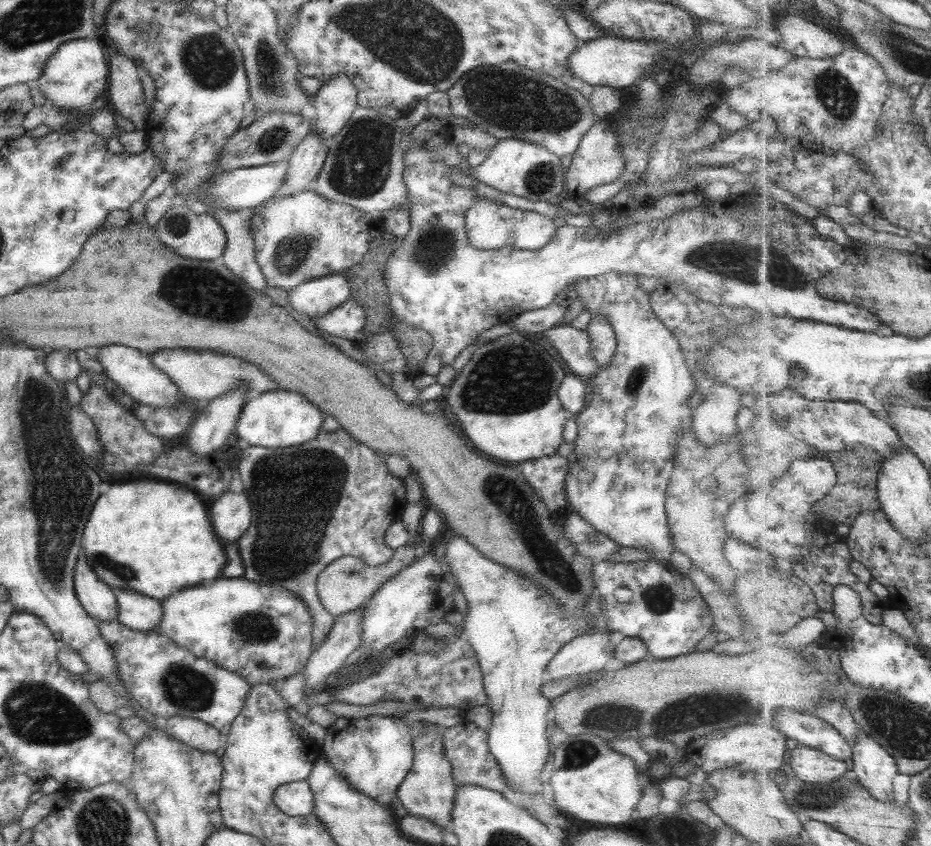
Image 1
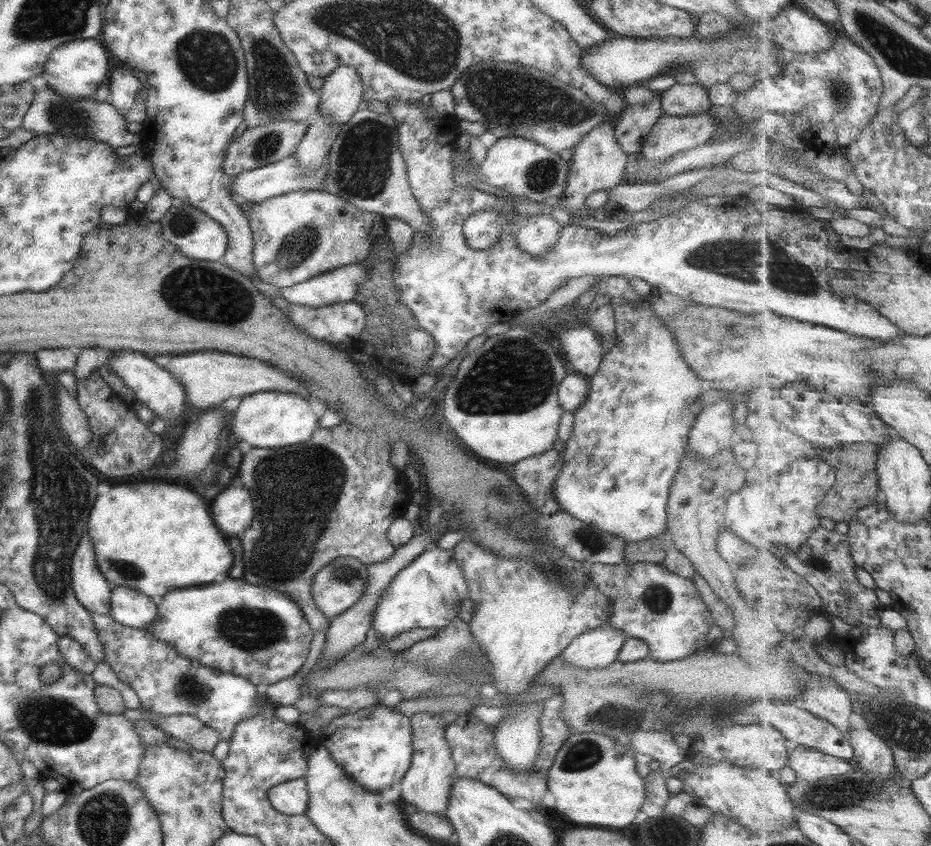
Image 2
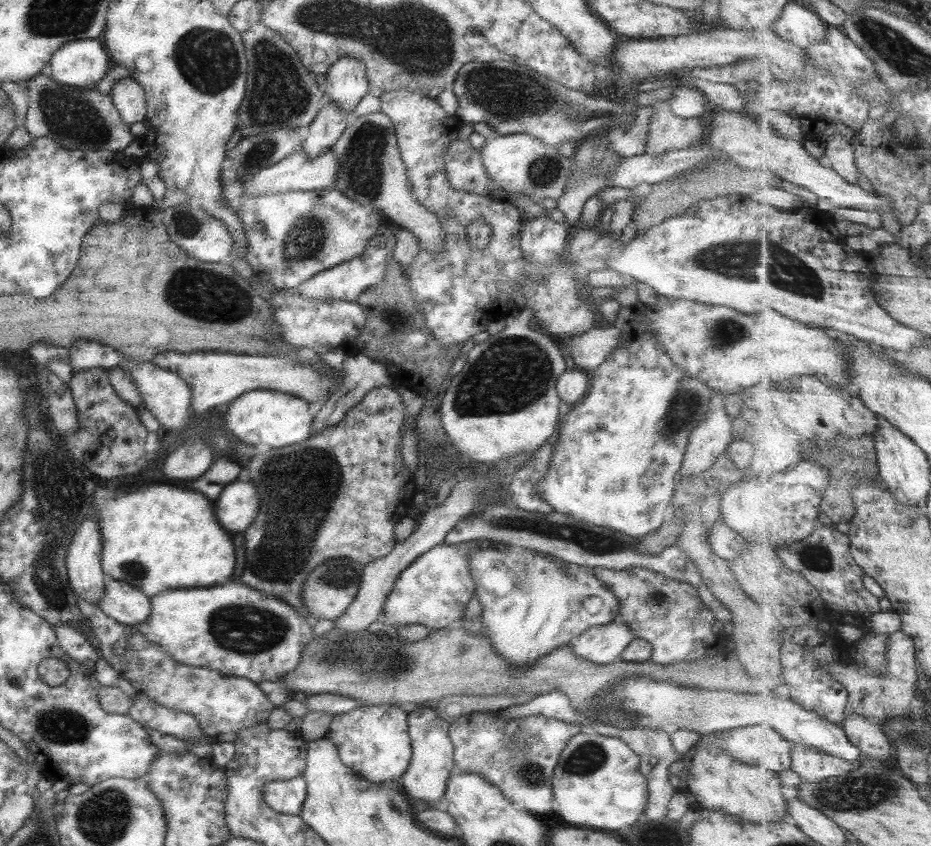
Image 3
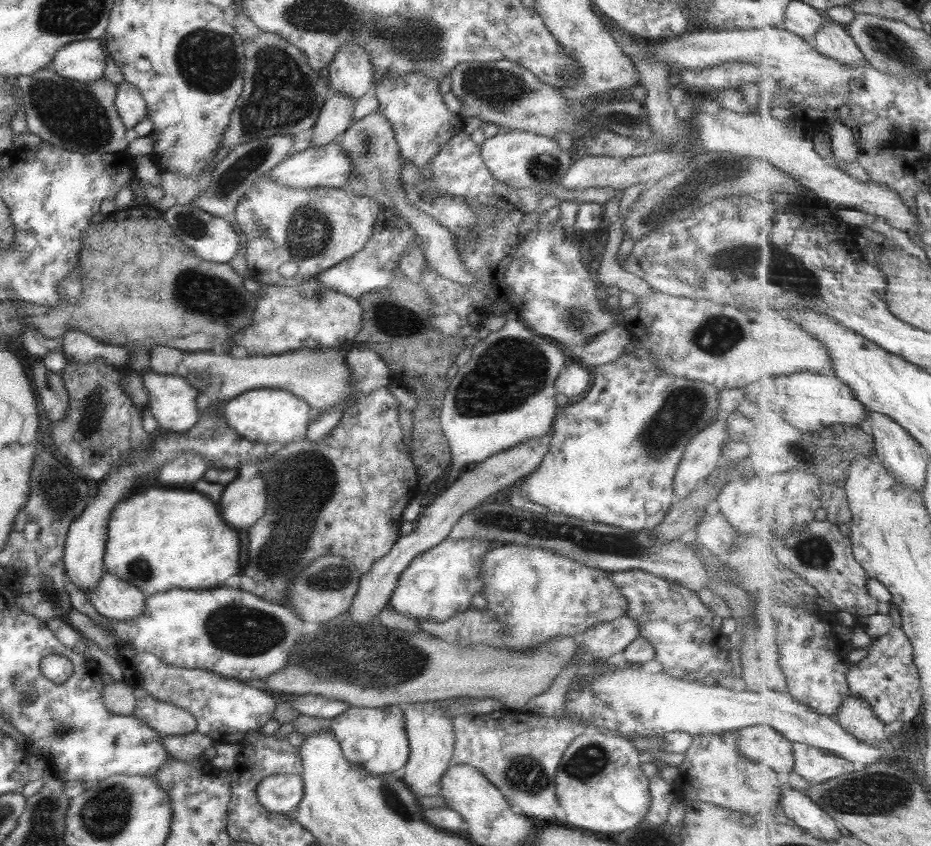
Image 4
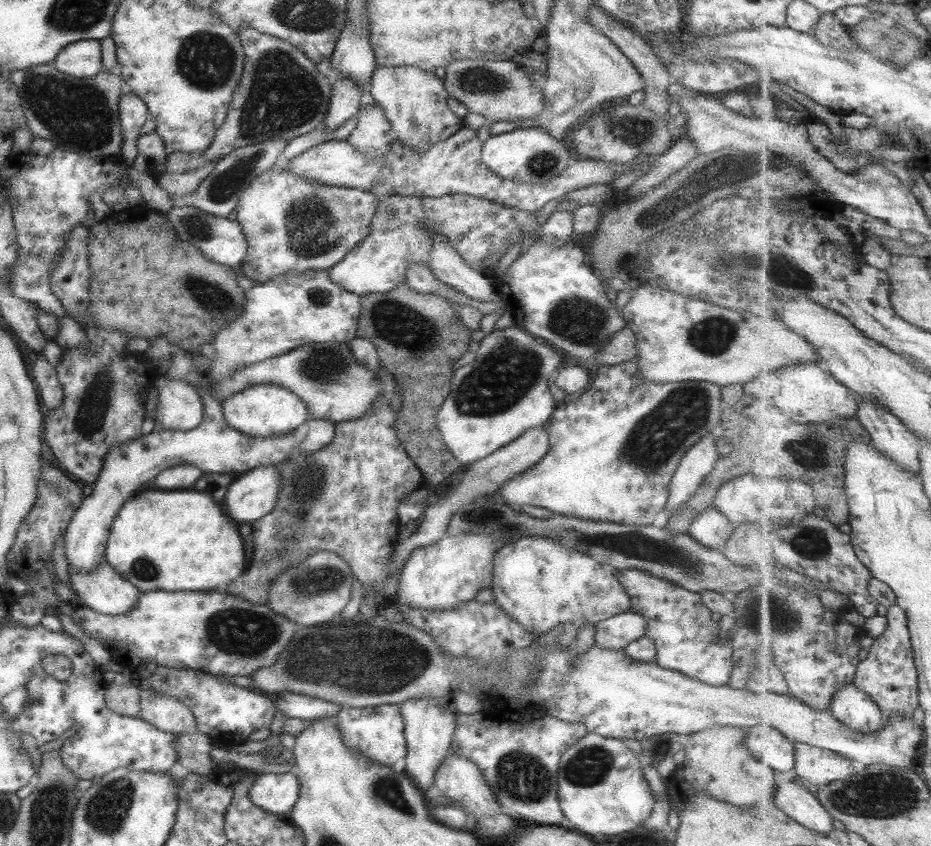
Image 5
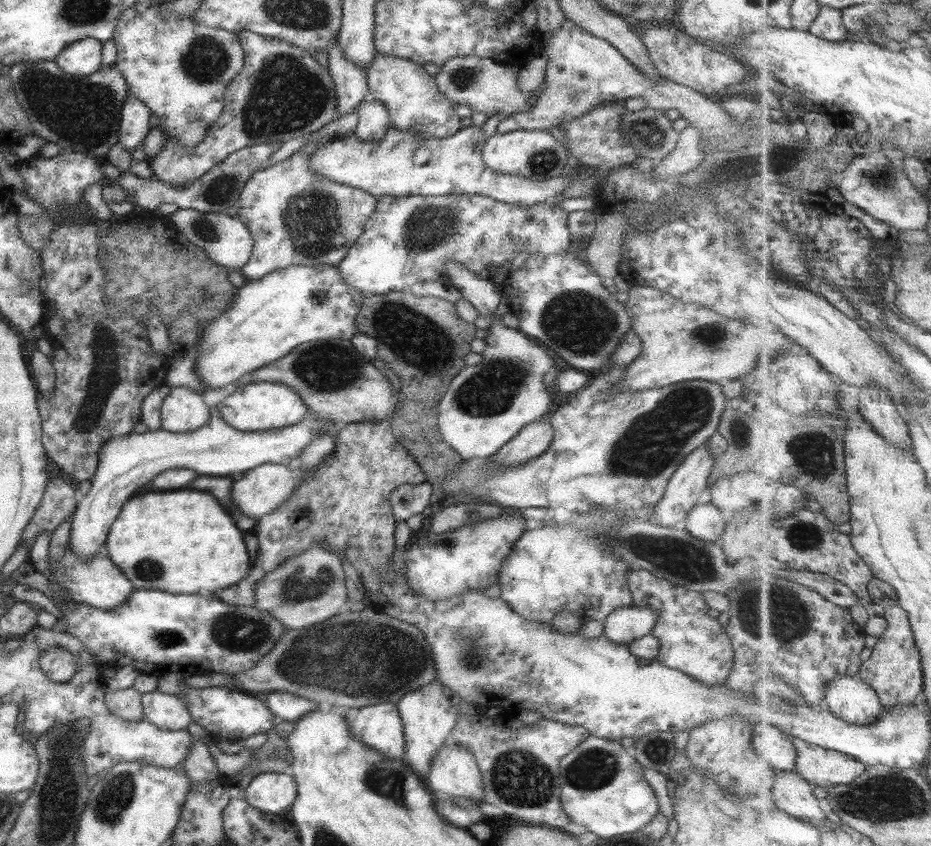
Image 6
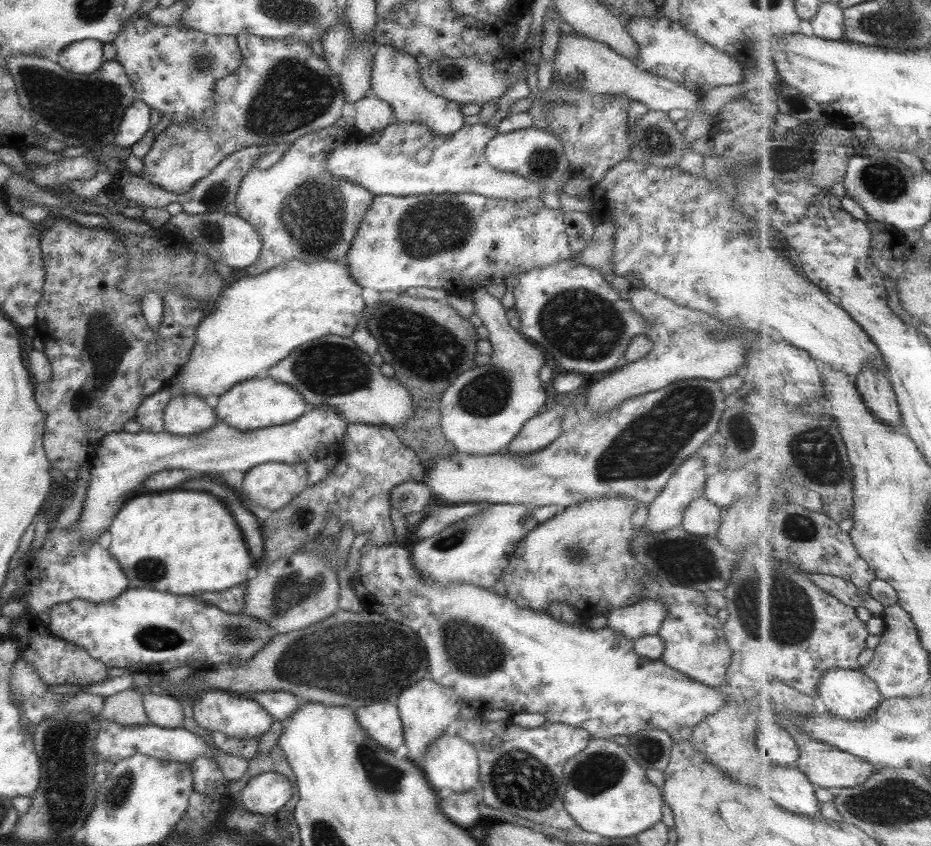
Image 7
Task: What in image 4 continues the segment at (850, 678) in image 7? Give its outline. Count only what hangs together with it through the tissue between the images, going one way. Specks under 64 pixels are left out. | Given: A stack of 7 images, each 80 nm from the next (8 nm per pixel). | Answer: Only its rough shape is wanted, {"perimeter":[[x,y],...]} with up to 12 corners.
{"perimeter":[[848,696],[835,718],[863,744],[887,740],[866,700]]}

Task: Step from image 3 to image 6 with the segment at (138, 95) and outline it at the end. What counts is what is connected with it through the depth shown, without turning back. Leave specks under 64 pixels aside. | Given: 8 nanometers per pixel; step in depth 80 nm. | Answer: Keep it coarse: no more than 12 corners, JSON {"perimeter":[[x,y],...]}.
{"perimeter":[[124,100],[118,142],[132,153],[147,134],[150,110]]}

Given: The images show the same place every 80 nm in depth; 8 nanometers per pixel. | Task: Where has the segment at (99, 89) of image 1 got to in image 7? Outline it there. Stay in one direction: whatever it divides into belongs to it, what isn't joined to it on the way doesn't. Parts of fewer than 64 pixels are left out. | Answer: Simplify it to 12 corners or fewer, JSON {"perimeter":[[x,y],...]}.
{"perimeter":[[85,39],[67,45],[56,63],[89,74],[101,66],[102,43]]}

